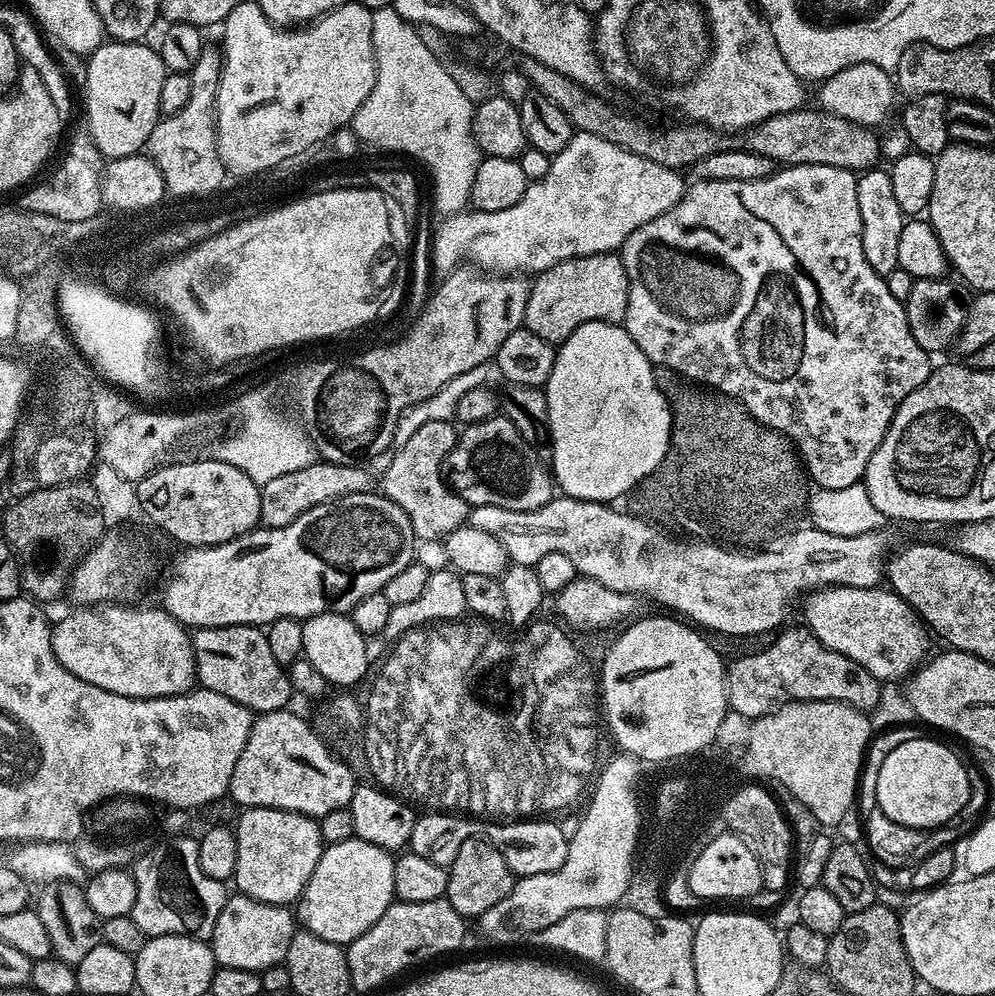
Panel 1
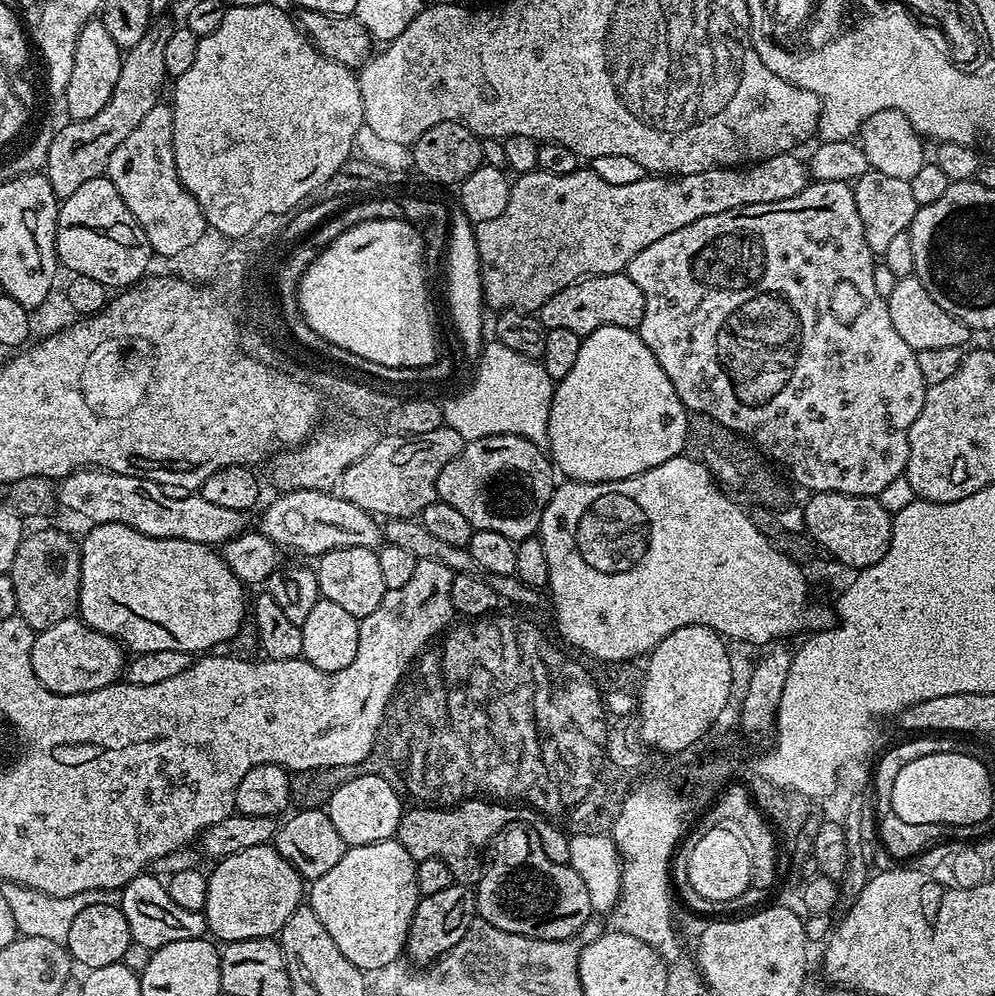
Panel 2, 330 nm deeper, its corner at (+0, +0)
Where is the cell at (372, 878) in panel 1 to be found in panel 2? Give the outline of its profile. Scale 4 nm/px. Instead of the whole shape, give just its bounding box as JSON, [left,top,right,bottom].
[310,840,422,974]

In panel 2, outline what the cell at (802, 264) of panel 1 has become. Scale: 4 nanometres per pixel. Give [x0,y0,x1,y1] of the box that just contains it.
[626,180,926,497]

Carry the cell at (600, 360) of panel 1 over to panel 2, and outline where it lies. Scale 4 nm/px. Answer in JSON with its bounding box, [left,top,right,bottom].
[546,326,689,484]

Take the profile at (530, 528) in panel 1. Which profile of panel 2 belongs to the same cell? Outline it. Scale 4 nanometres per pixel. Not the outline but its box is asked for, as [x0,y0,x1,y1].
[258,489,382,558]

